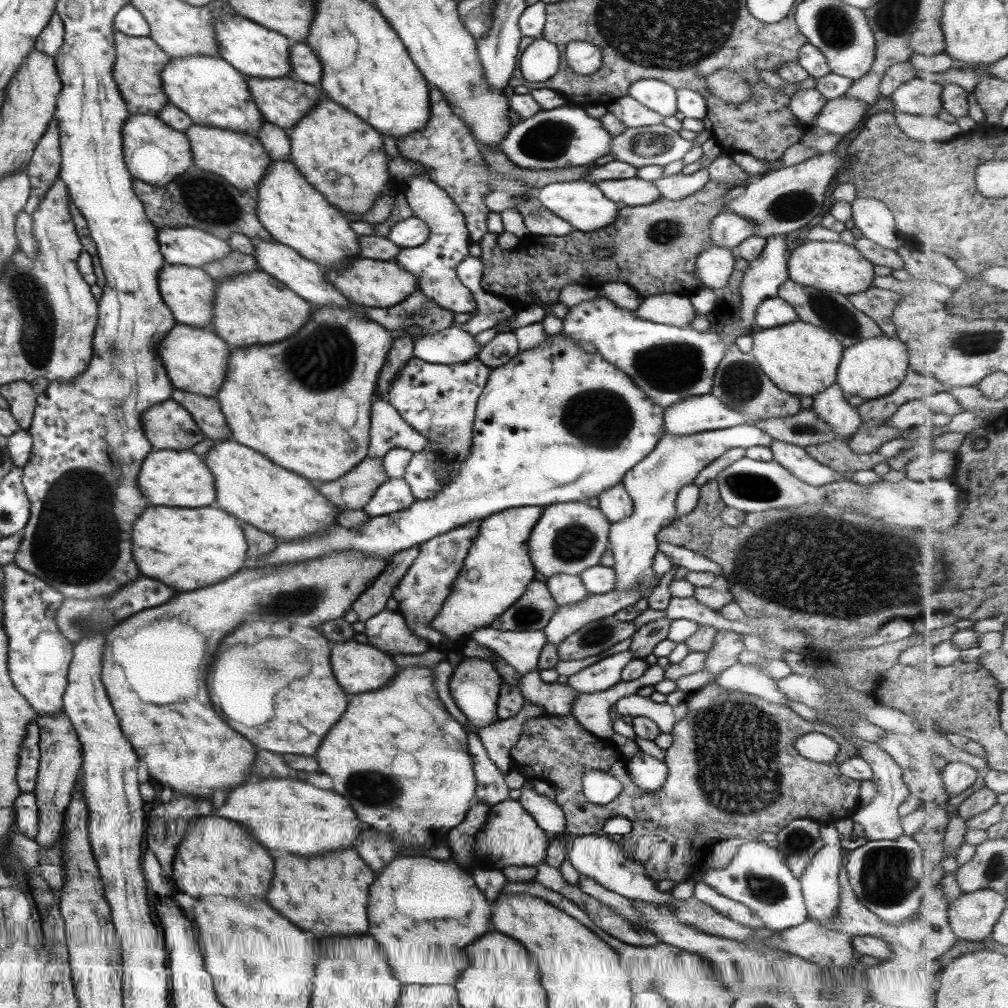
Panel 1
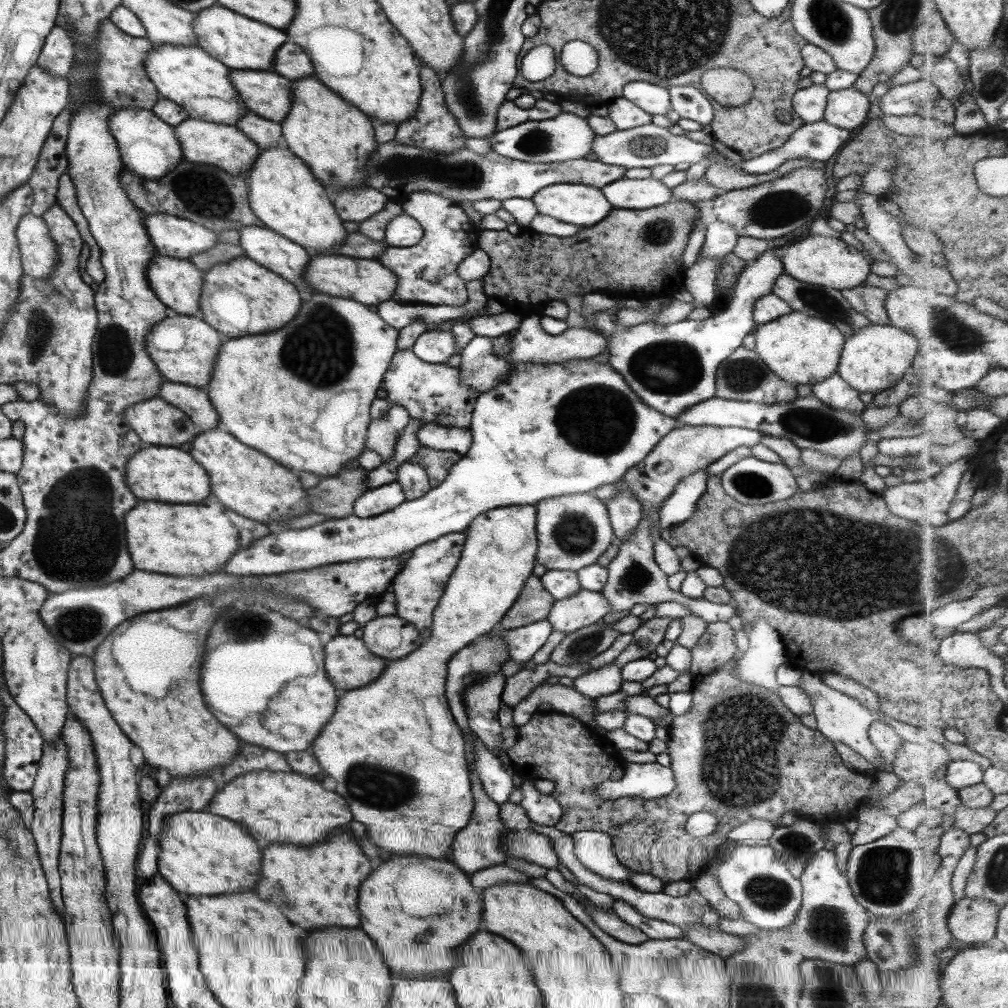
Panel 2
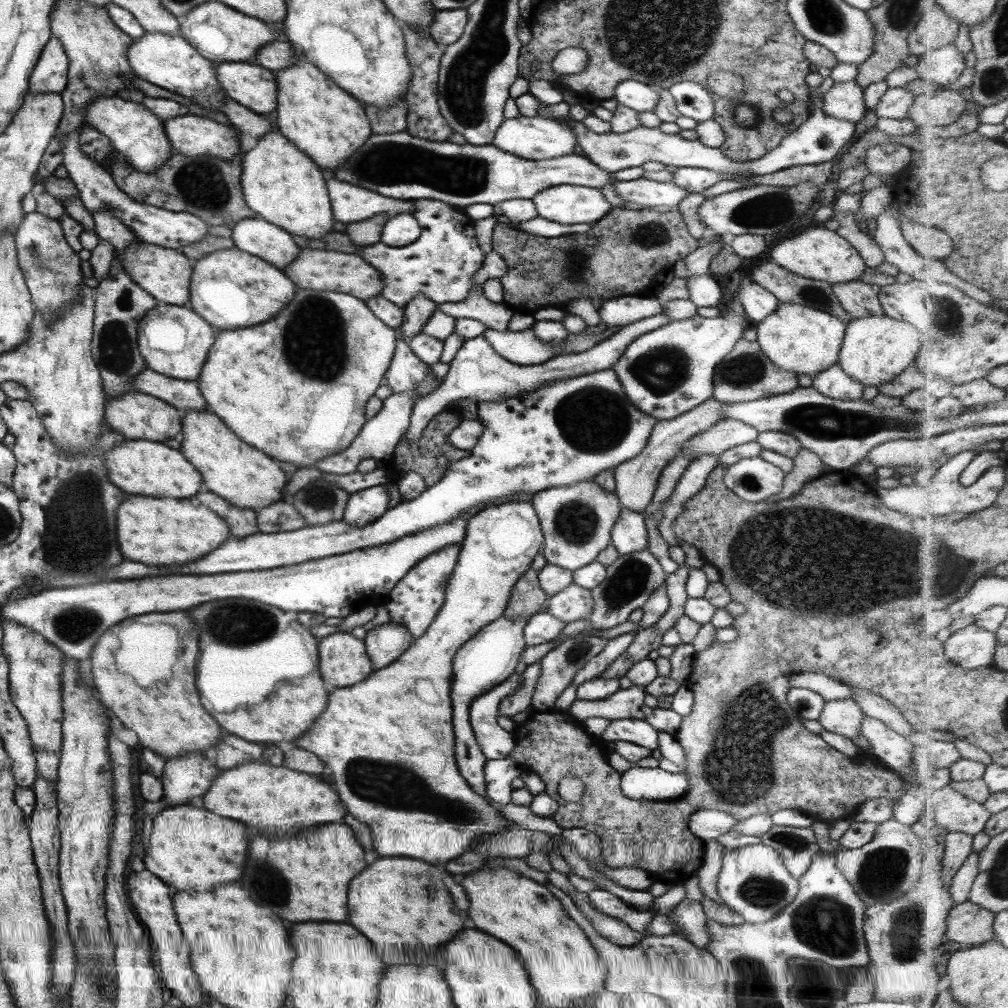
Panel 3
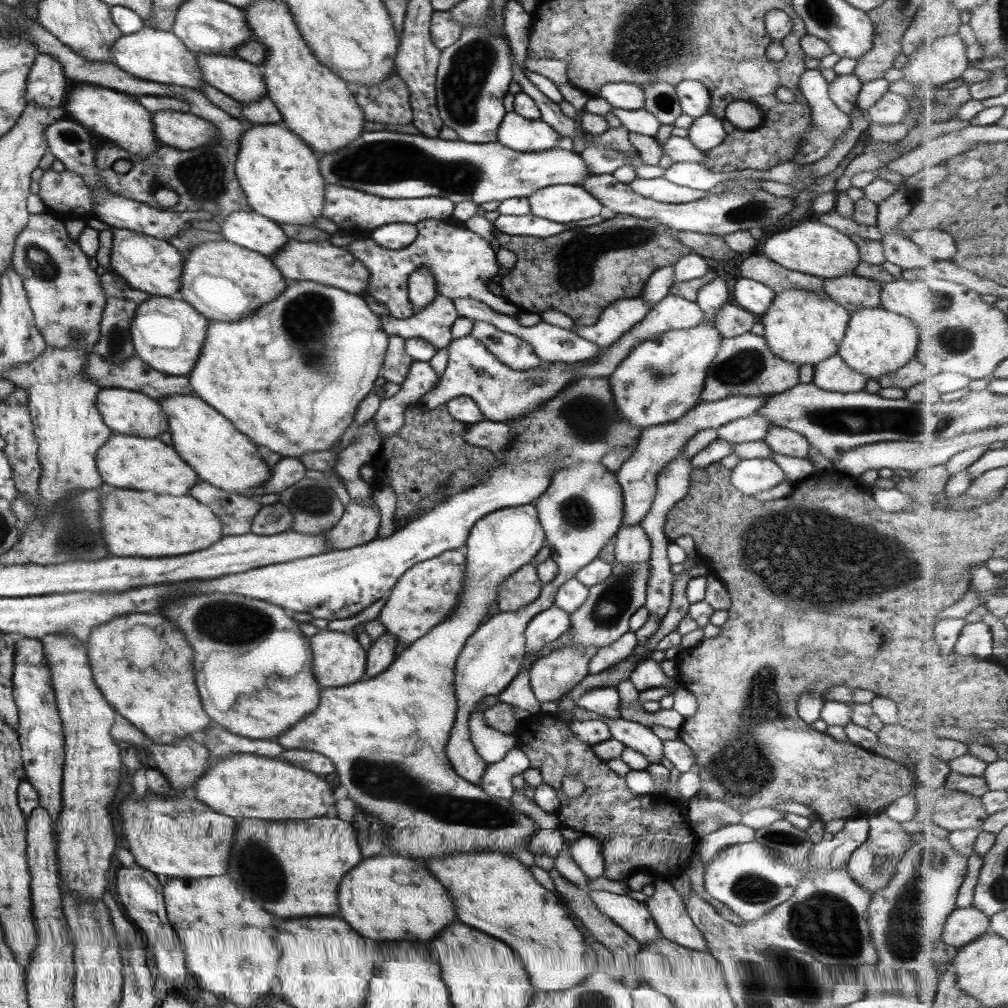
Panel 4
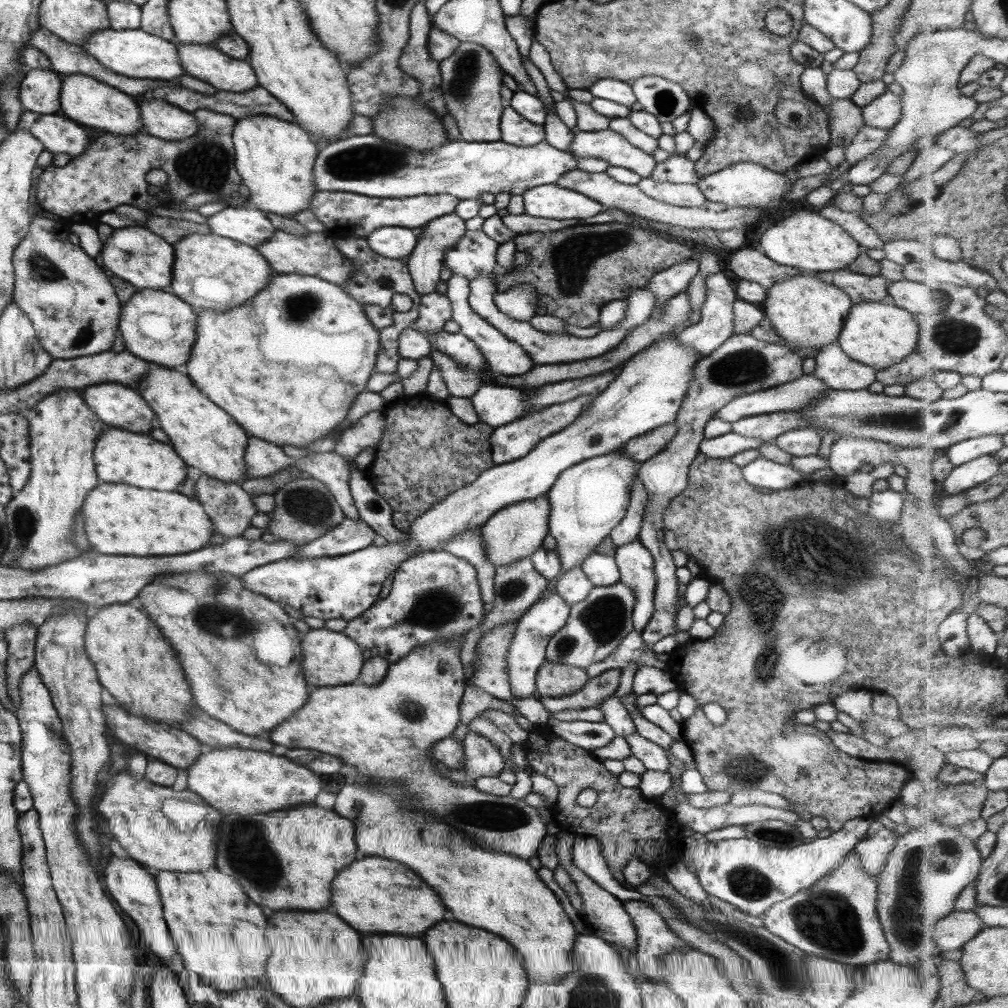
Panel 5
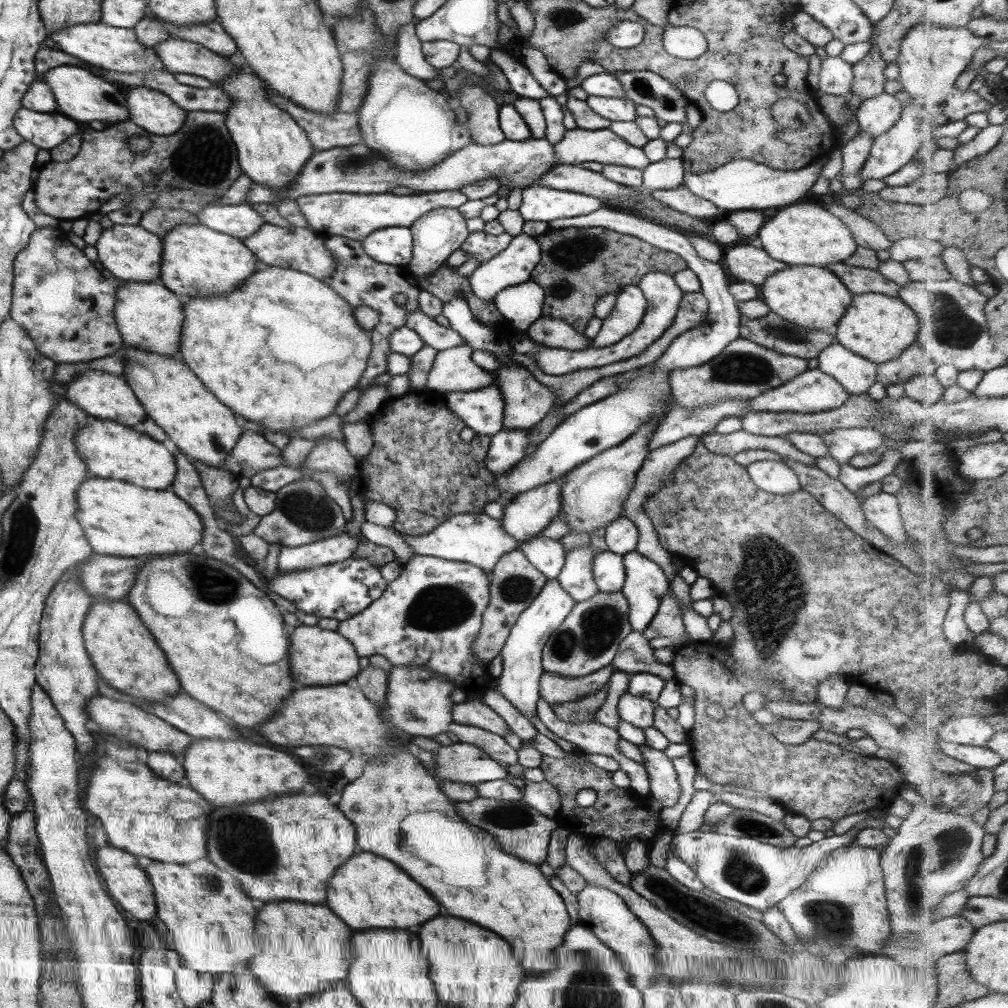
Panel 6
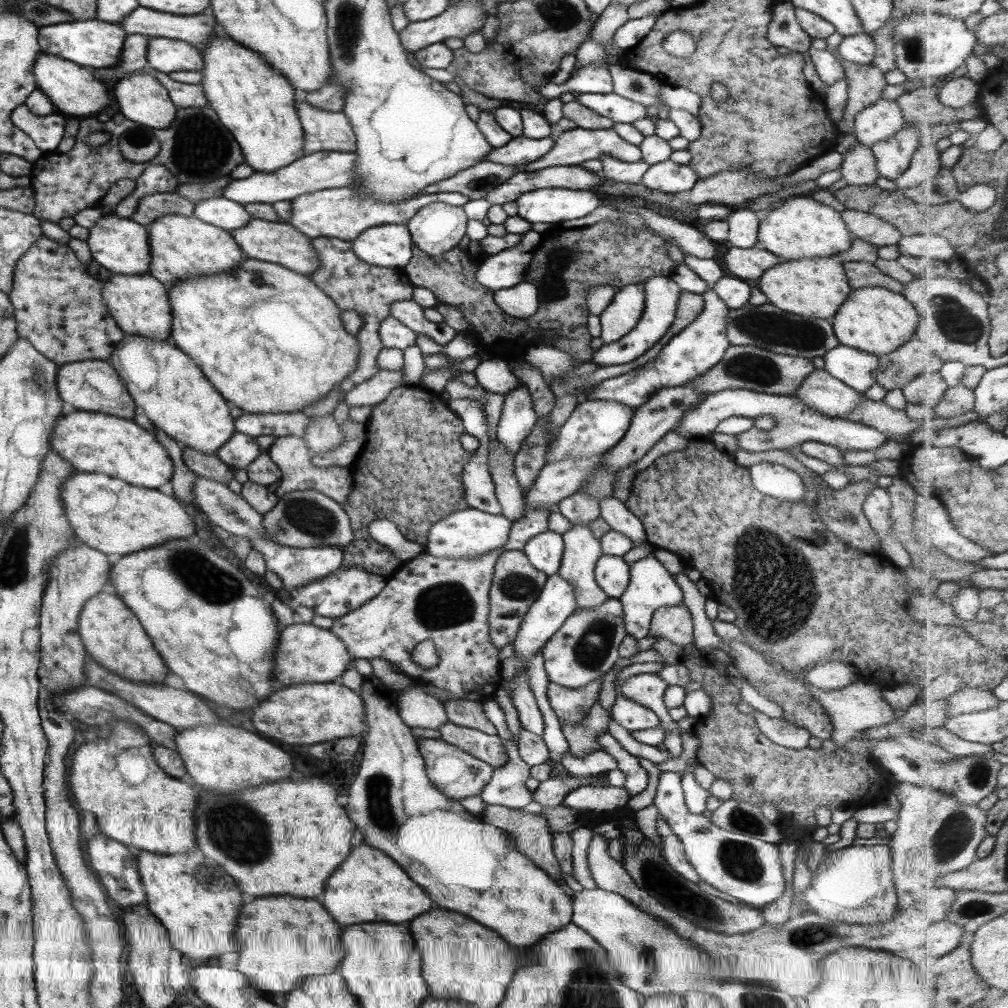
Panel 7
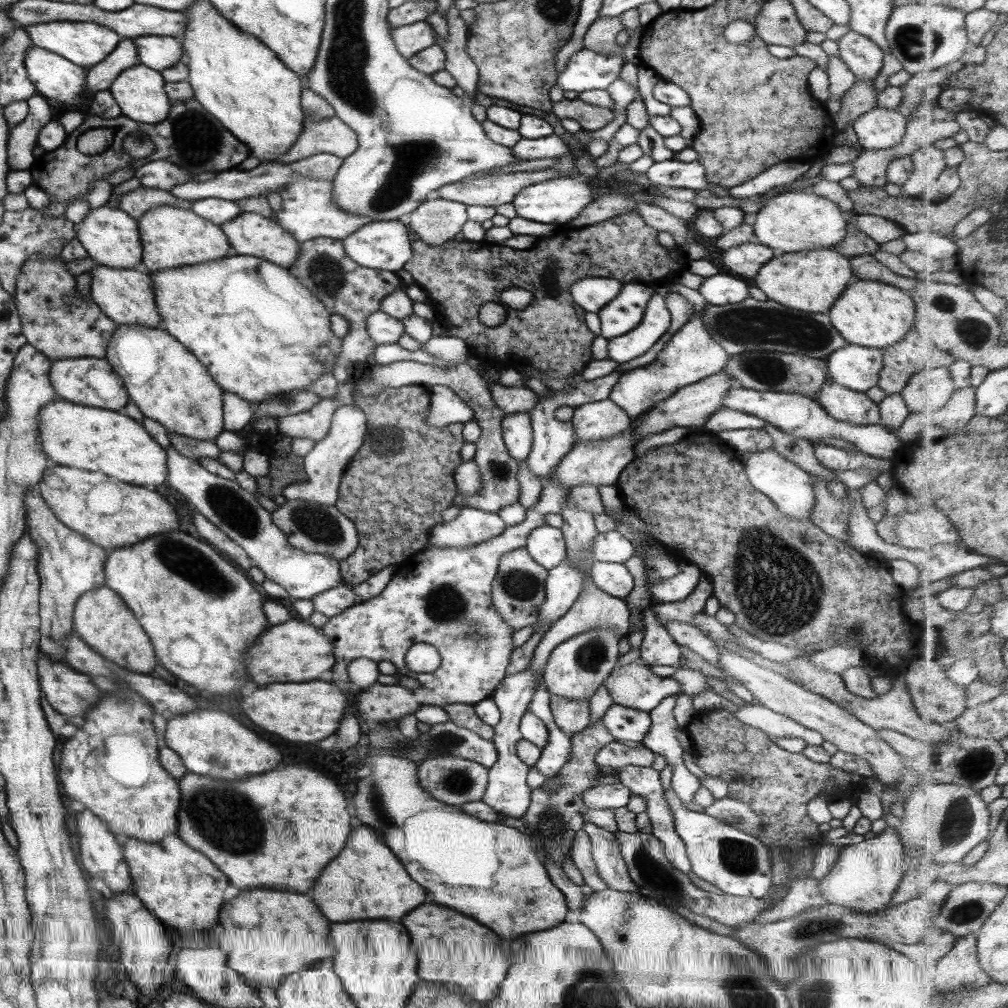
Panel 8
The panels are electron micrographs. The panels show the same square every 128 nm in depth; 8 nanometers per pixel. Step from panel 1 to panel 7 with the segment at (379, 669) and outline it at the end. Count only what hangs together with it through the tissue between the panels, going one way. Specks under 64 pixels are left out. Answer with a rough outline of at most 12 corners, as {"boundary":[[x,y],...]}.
{"boundary":[[296,622],[279,632],[273,678],[332,682],[352,659],[340,638]]}

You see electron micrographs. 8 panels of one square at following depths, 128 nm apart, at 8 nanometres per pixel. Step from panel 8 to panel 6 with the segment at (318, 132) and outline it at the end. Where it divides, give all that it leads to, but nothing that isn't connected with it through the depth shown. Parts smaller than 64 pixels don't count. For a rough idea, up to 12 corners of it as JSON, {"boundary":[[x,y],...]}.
{"boundary":[[265,90],[314,151],[361,143],[356,113],[315,113]]}

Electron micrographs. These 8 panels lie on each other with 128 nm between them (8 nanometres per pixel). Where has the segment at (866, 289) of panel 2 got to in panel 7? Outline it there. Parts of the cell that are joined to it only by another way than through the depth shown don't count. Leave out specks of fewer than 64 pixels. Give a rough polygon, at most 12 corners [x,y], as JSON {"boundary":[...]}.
{"boundary":[[841,261],[850,289],[880,287],[902,294],[904,285],[874,263]]}

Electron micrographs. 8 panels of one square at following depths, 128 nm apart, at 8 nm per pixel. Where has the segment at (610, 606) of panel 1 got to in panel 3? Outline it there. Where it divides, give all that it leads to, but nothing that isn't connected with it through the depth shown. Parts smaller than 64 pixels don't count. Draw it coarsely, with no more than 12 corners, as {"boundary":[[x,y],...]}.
{"boundary":[[571,583],[548,597],[545,610],[566,624],[585,619],[590,590]]}

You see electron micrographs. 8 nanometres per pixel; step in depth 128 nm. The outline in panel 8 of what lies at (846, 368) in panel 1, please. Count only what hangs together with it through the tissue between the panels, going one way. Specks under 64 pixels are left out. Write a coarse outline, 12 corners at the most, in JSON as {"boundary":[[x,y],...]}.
{"boundary":[[852,280],[828,317],[847,344],[884,349],[913,328],[909,294]]}

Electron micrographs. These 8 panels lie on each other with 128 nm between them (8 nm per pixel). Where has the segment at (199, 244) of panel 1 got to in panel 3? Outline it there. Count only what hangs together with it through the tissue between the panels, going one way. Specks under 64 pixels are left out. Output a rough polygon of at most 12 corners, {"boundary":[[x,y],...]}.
{"boundary":[[64,134],[61,165],[91,214],[139,241],[181,250],[207,235],[193,214],[132,201]]}

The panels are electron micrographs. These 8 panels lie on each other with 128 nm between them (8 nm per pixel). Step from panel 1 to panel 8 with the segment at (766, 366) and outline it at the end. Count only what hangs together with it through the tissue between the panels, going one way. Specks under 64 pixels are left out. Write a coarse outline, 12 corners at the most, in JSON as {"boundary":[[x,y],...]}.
{"boundary":[[833,248],[775,253],[753,284],[777,304],[828,314],[853,280]]}

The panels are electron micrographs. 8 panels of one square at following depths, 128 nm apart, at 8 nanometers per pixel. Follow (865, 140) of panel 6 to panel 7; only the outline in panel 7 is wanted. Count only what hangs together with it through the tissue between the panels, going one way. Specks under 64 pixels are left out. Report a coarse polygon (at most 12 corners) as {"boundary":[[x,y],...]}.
{"boundary":[[857,143],[836,172],[847,186],[880,178],[870,147]]}

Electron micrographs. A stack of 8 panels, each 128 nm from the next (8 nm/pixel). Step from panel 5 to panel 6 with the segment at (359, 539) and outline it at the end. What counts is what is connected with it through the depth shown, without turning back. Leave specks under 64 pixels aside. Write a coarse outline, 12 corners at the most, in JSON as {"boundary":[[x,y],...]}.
{"boundary":[[344,531],[281,547],[281,572],[327,566],[351,557],[357,540]]}

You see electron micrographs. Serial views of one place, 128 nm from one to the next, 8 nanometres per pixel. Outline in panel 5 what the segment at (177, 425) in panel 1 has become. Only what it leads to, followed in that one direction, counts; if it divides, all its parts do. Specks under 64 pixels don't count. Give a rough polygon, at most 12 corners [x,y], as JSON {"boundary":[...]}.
{"boundary":[[133,388],[80,389],[105,427],[149,434],[156,425]]}

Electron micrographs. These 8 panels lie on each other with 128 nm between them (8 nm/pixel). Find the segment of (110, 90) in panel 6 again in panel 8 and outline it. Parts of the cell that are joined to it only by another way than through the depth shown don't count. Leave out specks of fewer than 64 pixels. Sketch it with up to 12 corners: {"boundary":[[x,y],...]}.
{"boundary":[[35,45],[25,67],[36,94],[86,110],[86,69]]}

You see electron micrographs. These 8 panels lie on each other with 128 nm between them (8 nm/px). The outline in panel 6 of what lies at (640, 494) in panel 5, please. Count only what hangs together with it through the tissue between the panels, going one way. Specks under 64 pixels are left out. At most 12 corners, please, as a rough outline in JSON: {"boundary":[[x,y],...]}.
{"boundary":[[619,516],[604,528],[609,552],[623,556],[634,550],[637,528]]}

